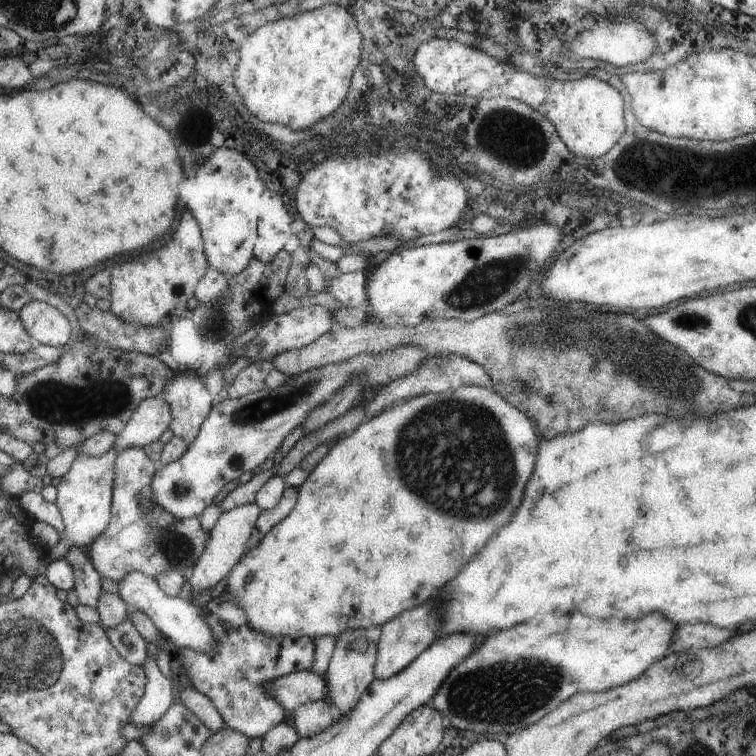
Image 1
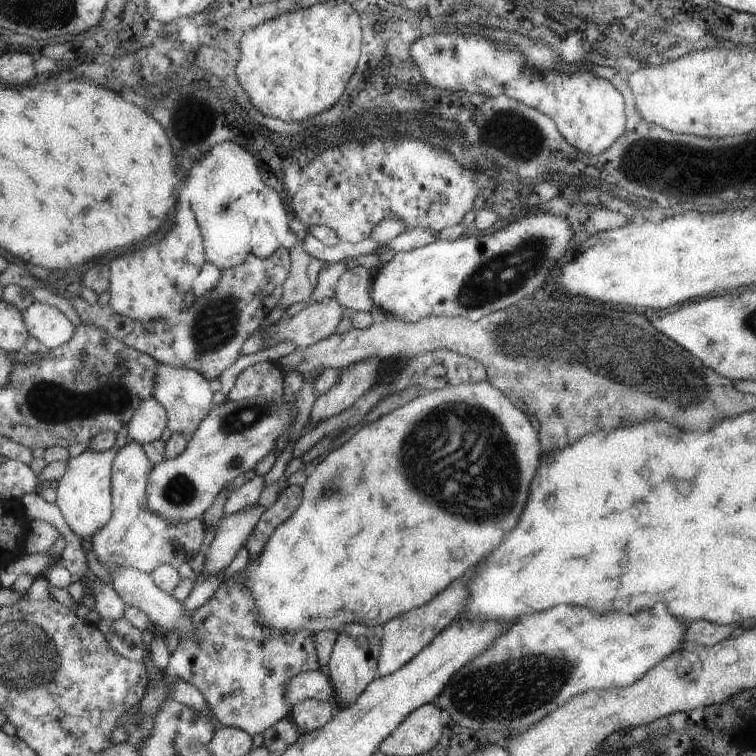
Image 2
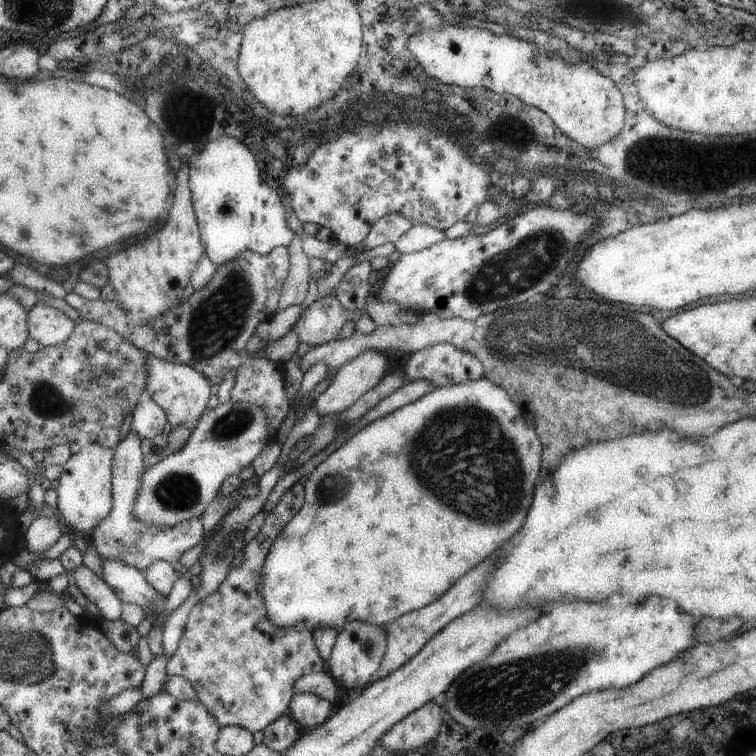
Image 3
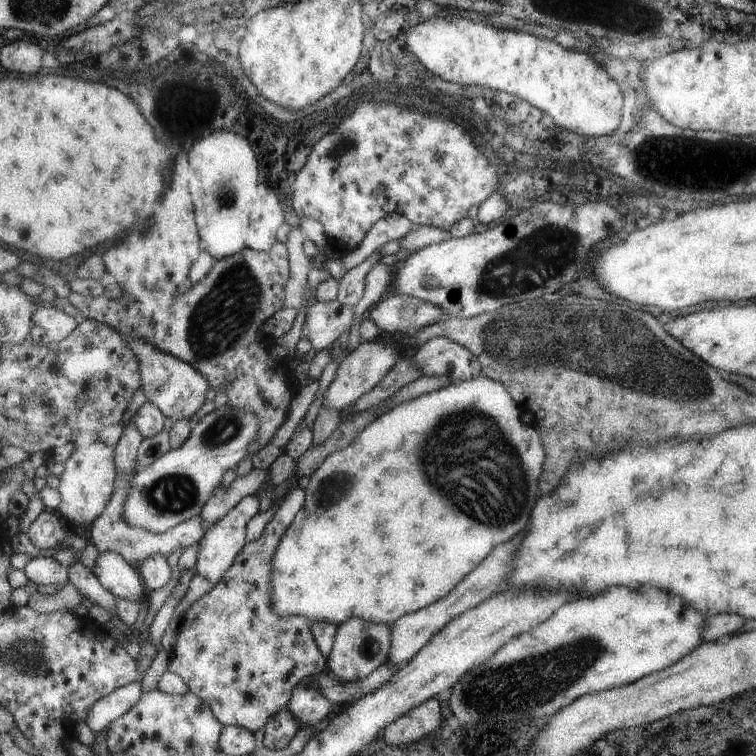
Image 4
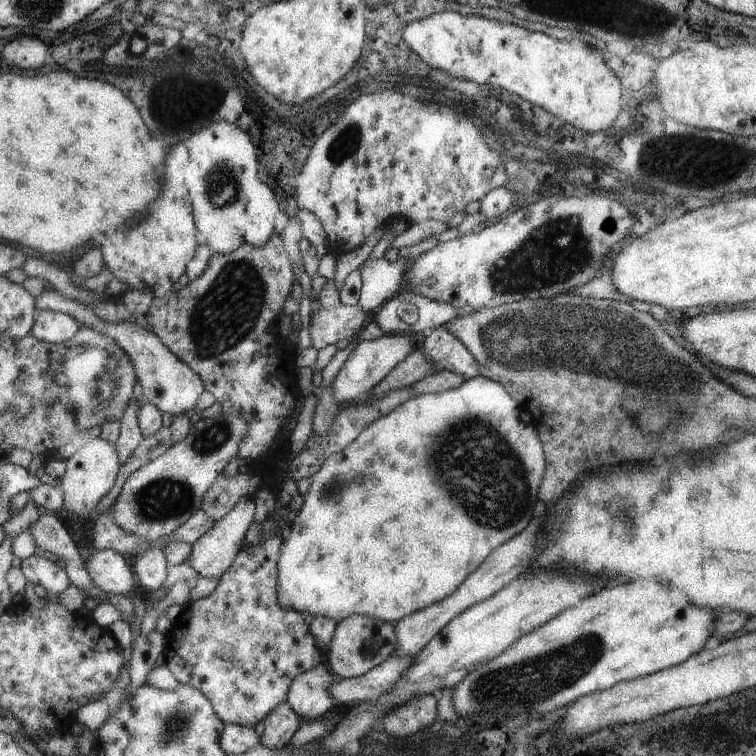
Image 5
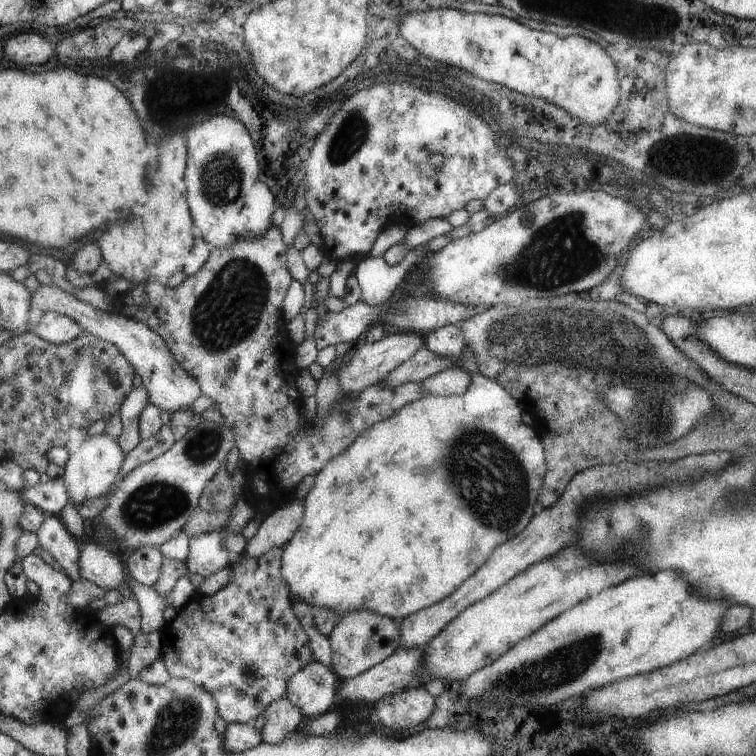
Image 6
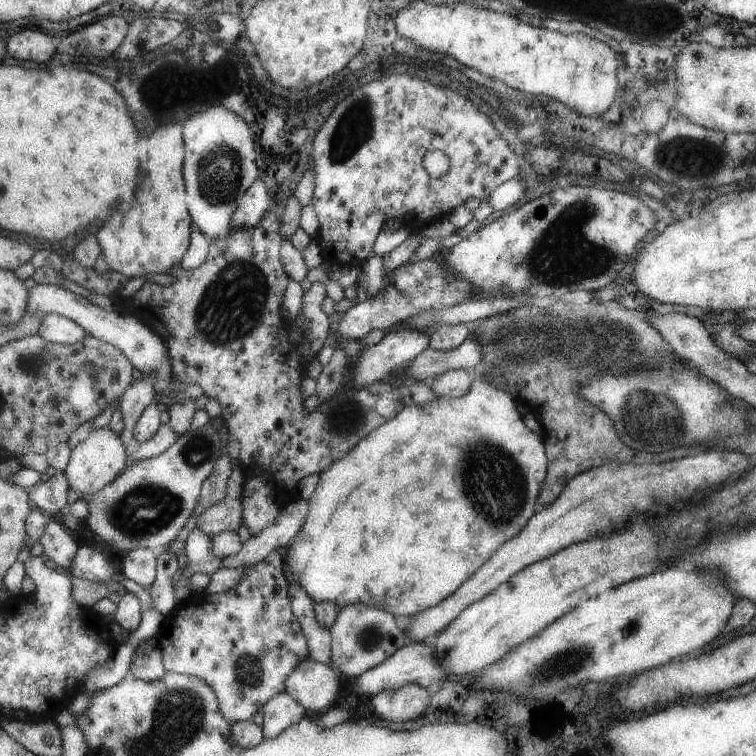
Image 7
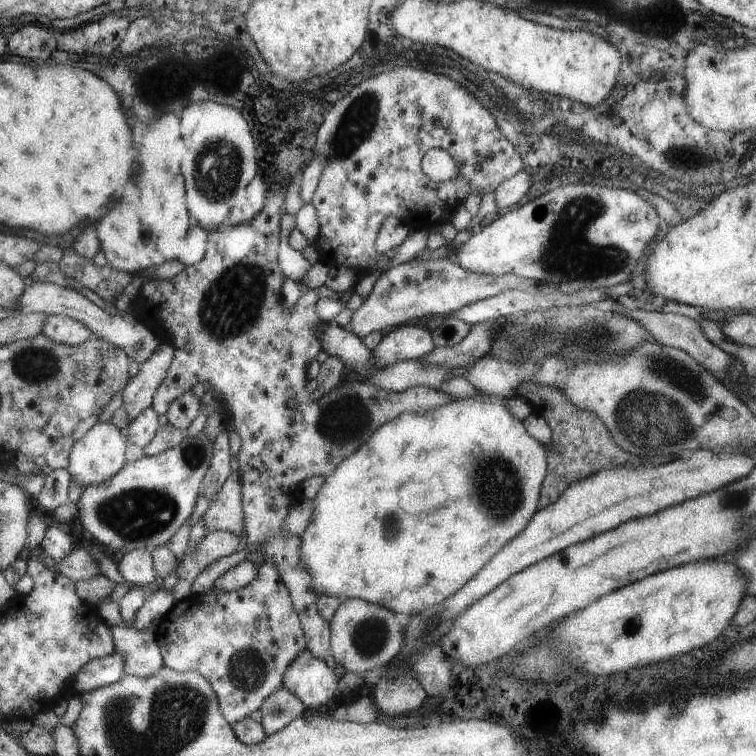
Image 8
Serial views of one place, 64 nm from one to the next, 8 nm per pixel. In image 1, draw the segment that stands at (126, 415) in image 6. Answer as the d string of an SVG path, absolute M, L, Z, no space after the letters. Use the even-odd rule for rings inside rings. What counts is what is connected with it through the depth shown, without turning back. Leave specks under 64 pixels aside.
M126 448L124 452L118 454L115 466L114 513L111 524L108 524L107 531L87 548L90 561L98 575L102 580L107 578L118 583L122 582L124 576L128 576L130 572L142 572L146 576L156 578L170 569L179 568L182 572L186 567L193 567L200 558L200 554L204 552L206 532L202 530L198 517L179 519L155 503L154 489L151 488L151 484L158 470L158 464L147 456L143 448Z

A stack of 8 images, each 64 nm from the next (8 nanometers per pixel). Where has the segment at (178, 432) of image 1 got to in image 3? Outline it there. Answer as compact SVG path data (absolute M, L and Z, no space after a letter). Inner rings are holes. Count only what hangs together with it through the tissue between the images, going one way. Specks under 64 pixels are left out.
M147 353L145 358L147 359L146 396L155 400L156 404L165 410L172 427L184 425L192 430L196 426L194 422L198 422L196 418L205 413L206 402L212 394L210 382L192 365L176 363L150 353Z

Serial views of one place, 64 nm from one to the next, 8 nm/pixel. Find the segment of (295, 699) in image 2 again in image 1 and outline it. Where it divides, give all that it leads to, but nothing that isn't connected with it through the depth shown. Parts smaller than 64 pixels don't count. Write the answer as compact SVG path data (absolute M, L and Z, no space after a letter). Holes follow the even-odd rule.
M310 670L298 671L271 681L267 685L267 692L289 711L295 711L308 701L324 700L328 697L325 677Z

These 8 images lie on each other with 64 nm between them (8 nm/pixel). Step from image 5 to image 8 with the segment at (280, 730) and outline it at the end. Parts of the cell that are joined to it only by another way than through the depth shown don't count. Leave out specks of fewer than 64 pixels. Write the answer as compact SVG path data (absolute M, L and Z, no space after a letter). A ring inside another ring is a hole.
M282 686L267 696L261 704L261 723L268 735L288 726L295 718L302 716L307 706L291 690Z

